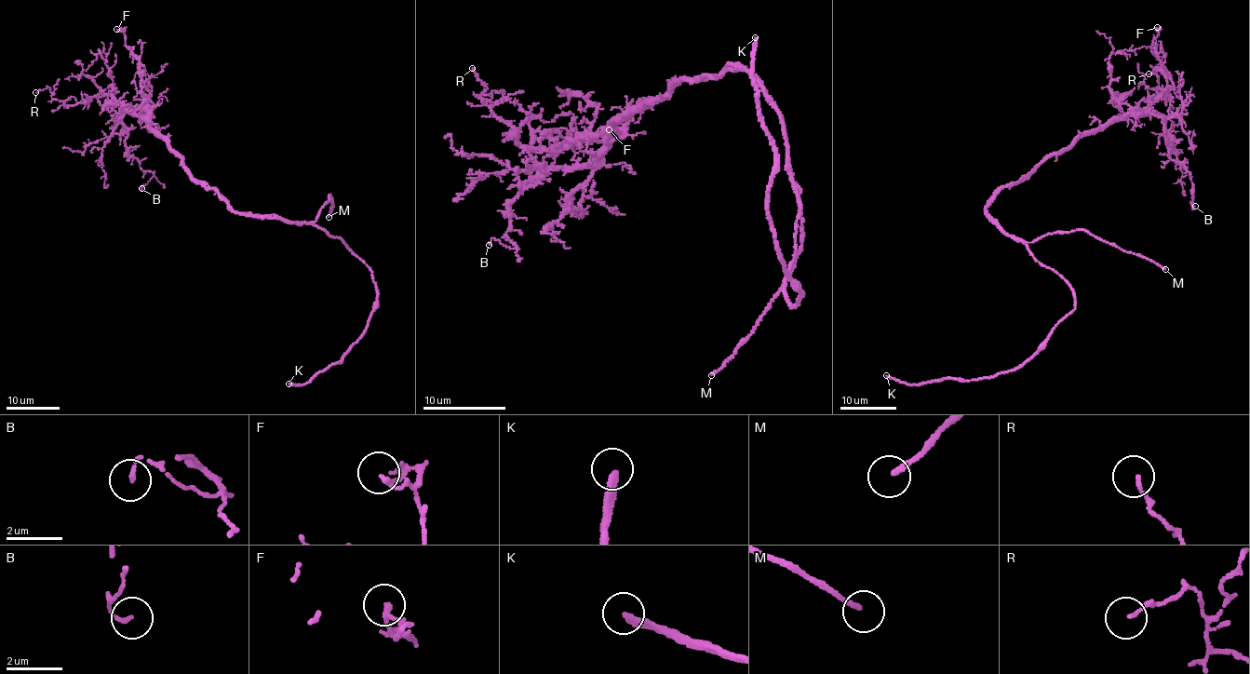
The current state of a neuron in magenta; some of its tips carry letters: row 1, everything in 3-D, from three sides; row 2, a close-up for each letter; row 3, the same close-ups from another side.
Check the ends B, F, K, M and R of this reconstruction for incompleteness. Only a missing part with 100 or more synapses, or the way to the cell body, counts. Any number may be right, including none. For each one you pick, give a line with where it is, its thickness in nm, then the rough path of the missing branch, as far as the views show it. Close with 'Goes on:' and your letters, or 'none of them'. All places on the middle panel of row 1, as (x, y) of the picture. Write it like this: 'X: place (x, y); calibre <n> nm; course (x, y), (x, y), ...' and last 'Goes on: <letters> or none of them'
K: place (755, 37); calibre 240 nm
M: place (711, 375); calibre 180 nm
Goes on: K, M

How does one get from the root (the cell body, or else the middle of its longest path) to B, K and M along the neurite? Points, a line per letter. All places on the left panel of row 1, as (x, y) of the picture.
B: (269, 219), (234, 211), (190, 180), (148, 112), (128, 109), (127, 155), (154, 174), (141, 188)
K: (269, 219), (306, 222), (342, 237), (369, 267), (376, 294), (364, 330), (342, 360), (305, 384), (288, 384)
M: (269, 219), (278, 218), (292, 223), (315, 221), (325, 203), (330, 201), (330, 195), (334, 206), (329, 217)

